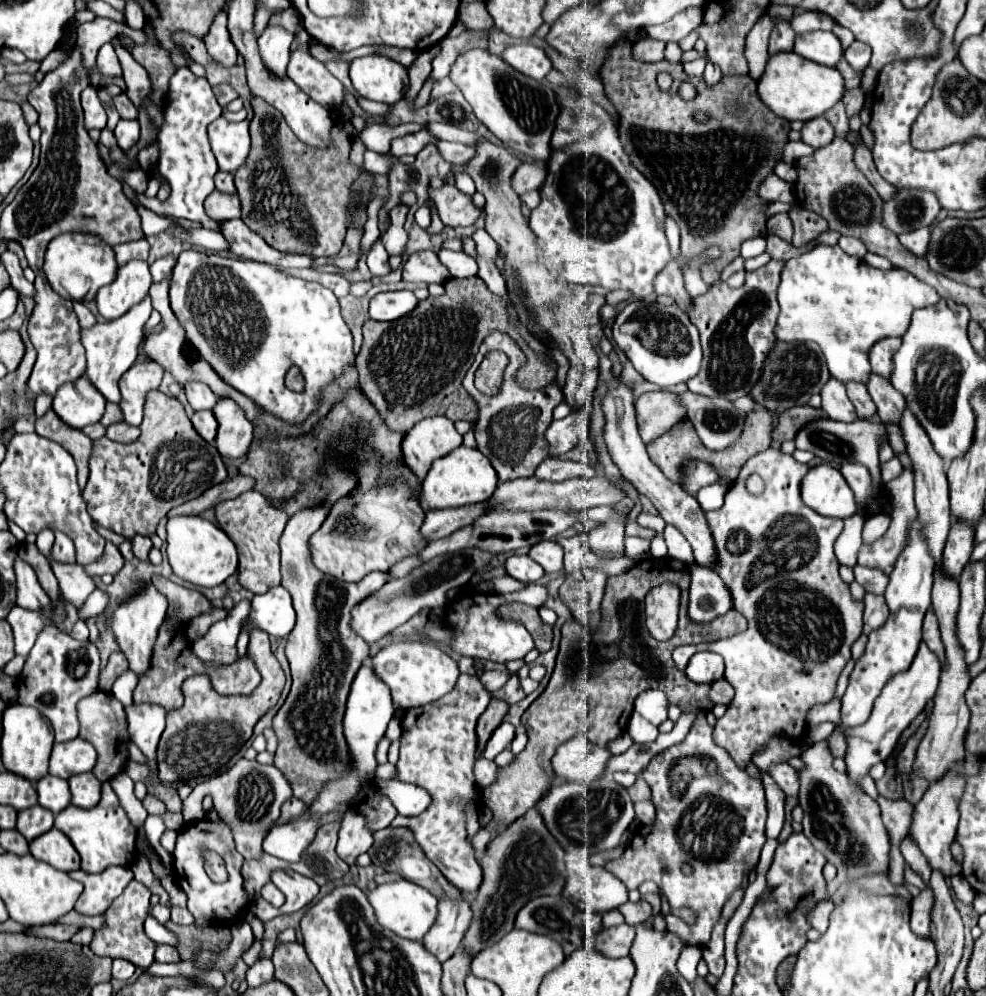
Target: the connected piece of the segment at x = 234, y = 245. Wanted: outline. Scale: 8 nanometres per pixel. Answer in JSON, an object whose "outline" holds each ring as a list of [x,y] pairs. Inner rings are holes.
{"outline":[[[227,220],[221,224],[221,228],[223,236],[231,244],[231,256],[265,262],[279,268],[309,268],[315,260],[307,256],[283,254],[279,250],[273,250],[259,238],[259,234],[249,230],[249,226],[243,220]]]}

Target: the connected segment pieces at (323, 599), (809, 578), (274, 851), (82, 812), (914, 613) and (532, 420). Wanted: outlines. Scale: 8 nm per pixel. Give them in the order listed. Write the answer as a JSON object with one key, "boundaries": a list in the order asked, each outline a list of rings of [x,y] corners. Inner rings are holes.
{"boundaries":[[[[327,502],[317,504],[313,508],[303,508],[291,516],[287,522],[287,528],[281,536],[281,576],[283,576],[283,586],[291,592],[293,598],[293,608],[297,612],[297,624],[287,636],[287,646],[285,646],[285,656],[289,660],[291,668],[291,678],[293,686],[291,692],[285,700],[285,704],[279,708],[279,712],[273,718],[273,730],[277,734],[279,746],[275,754],[275,766],[285,774],[285,778],[291,782],[293,796],[301,798],[307,802],[309,798],[317,798],[321,792],[321,786],[325,786],[325,780],[337,780],[343,778],[351,766],[349,766],[349,746],[343,736],[343,712],[345,712],[345,702],[349,696],[351,682],[363,664],[365,658],[369,658],[369,646],[363,638],[359,638],[351,628],[351,608],[359,604],[365,596],[369,596],[373,590],[377,590],[377,582],[387,582],[391,580],[391,570],[387,572],[371,572],[367,574],[361,582],[349,584],[343,580],[337,580],[329,574],[323,574],[311,564],[311,554],[309,554],[309,538],[321,528],[321,522],[325,522],[331,506]]],[[[767,448],[743,464],[737,480],[725,494],[725,504],[719,510],[705,512],[719,554],[719,566],[715,572],[729,586],[733,606],[737,612],[745,614],[749,628],[727,640],[687,644],[673,652],[673,662],[681,672],[685,672],[689,658],[701,650],[723,656],[725,678],[735,688],[735,698],[727,706],[725,716],[717,720],[713,740],[717,746],[725,748],[743,770],[771,738],[793,740],[805,736],[807,712],[815,704],[833,700],[837,678],[851,660],[851,646],[863,630],[863,604],[851,598],[849,586],[839,578],[839,562],[833,554],[833,544],[843,530],[843,520],[825,518],[803,504],[799,488],[807,470],[807,464],[797,462],[781,448]],[[749,474],[759,474],[763,478],[765,492],[761,496],[747,494],[745,480]]],[[[317,816],[295,824],[275,826],[267,834],[263,842],[263,850],[275,858],[281,858],[287,862],[299,862],[303,850],[313,842],[317,828],[319,828]]],[[[109,782],[103,784],[101,800],[97,806],[89,810],[77,808],[77,806],[69,806],[67,810],[61,810],[55,816],[55,828],[61,830],[71,840],[71,844],[81,856],[81,870],[85,872],[101,872],[107,866],[131,866],[137,856],[137,850],[135,850],[137,830],[129,822]]],[[[915,520],[911,524],[907,546],[901,552],[901,556],[897,558],[895,570],[889,576],[889,586],[885,590],[885,600],[891,608],[891,614],[889,614],[885,626],[881,626],[869,634],[865,654],[855,664],[855,670],[851,674],[847,692],[843,696],[843,708],[841,708],[841,721],[846,727],[861,725],[869,718],[869,714],[873,710],[873,702],[881,694],[887,680],[893,678],[895,674],[907,670],[917,654],[917,648],[921,642],[923,616],[931,606],[931,586],[933,586],[933,568],[935,568],[935,562],[929,556],[927,542],[921,534],[921,528],[923,526],[919,520]]],[[[493,330],[481,344],[473,366],[463,378],[463,388],[471,394],[471,398],[477,402],[479,416],[473,424],[473,432],[477,438],[477,448],[491,460],[495,472],[499,474],[501,482],[515,480],[515,478],[529,478],[535,474],[535,468],[549,456],[549,448],[545,442],[545,430],[549,428],[553,420],[553,408],[563,402],[563,392],[557,386],[557,382],[543,386],[541,390],[527,390],[515,382],[515,374],[525,366],[525,354],[519,350],[519,346],[499,330]],[[489,350],[501,350],[509,356],[509,366],[505,370],[503,386],[499,396],[485,396],[473,386],[473,374]]]]}

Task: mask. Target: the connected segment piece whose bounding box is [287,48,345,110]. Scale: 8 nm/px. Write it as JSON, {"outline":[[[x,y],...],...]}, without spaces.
{"outline":[[[293,50],[287,74],[309,98],[317,100],[327,110],[343,104],[343,84],[307,50]]]}

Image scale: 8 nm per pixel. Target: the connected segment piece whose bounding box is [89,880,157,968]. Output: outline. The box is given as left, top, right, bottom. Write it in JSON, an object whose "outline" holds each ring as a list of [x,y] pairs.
{"outline":[[[131,880],[124,892],[114,900],[112,905],[105,912],[105,928],[97,930],[93,936],[93,942],[89,944],[89,948],[97,954],[97,956],[109,956],[109,958],[123,958],[133,962],[139,968],[147,968],[153,964],[153,954],[157,944],[151,942],[143,930],[143,922],[149,914],[149,898],[151,892],[149,888],[145,888],[141,882]]]}

